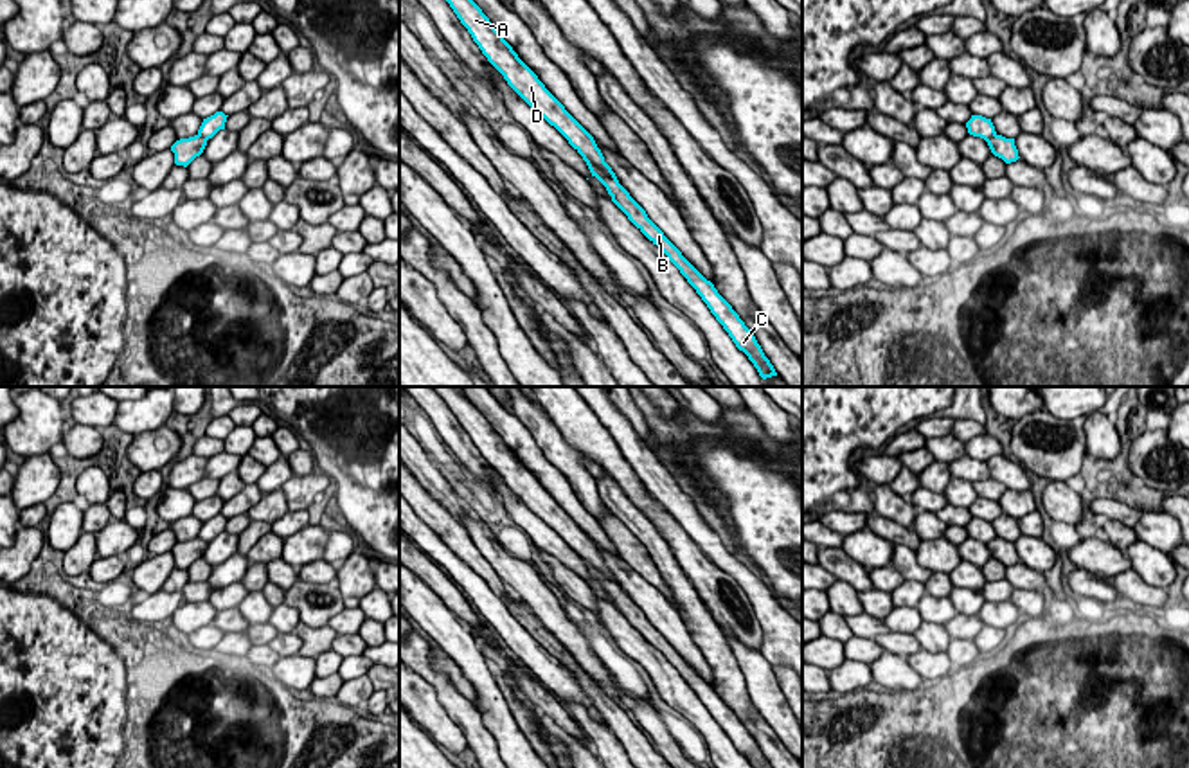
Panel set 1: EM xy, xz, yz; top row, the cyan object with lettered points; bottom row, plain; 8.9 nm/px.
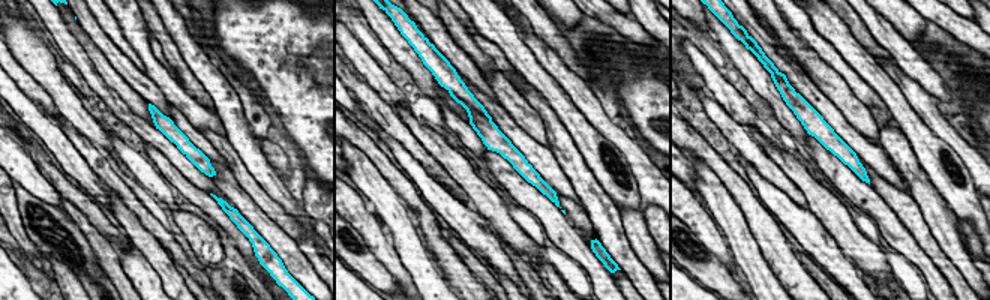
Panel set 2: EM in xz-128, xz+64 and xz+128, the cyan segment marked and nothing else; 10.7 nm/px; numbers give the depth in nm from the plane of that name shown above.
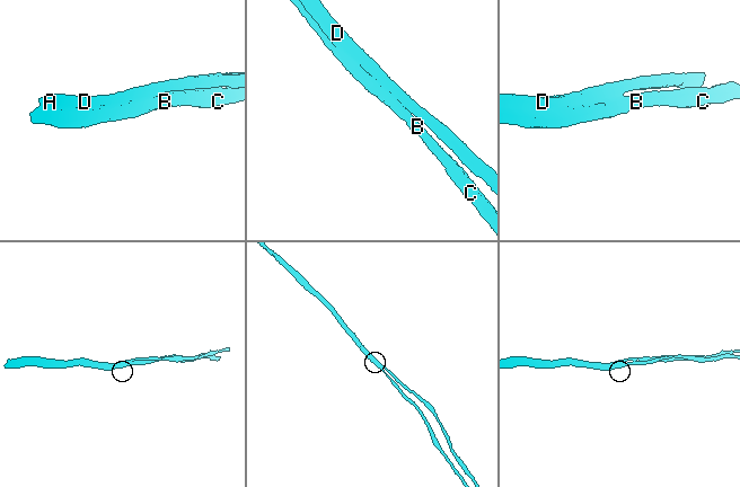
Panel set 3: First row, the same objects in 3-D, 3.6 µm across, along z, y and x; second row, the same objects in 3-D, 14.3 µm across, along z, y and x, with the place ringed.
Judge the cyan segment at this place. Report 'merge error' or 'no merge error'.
merge error

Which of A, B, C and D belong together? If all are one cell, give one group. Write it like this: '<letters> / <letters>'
A D / B C

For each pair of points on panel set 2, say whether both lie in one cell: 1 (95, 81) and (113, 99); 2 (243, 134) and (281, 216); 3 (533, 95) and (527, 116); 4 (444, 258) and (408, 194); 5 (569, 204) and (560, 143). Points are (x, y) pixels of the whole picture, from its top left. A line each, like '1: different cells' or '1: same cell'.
1: same cell
2: different cells
3: different cells
4: same cell
5: different cells

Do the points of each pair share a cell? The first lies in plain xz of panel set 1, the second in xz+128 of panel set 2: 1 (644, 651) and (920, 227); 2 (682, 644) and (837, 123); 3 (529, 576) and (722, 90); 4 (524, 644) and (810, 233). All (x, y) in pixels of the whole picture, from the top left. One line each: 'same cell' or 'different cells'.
1: different cells
2: same cell
3: different cells
4: same cell

